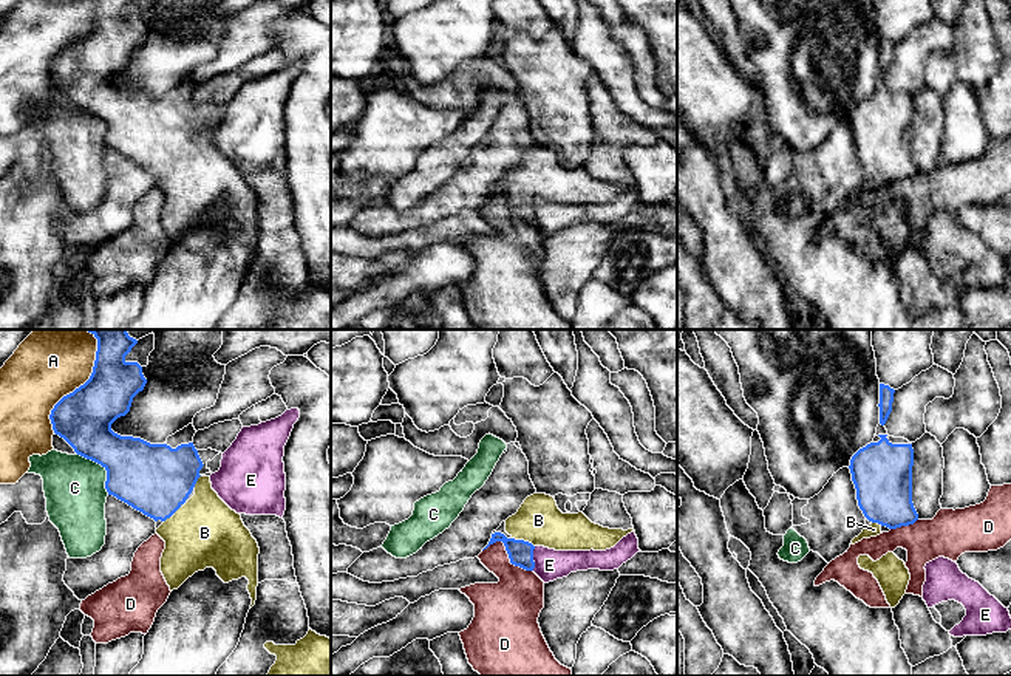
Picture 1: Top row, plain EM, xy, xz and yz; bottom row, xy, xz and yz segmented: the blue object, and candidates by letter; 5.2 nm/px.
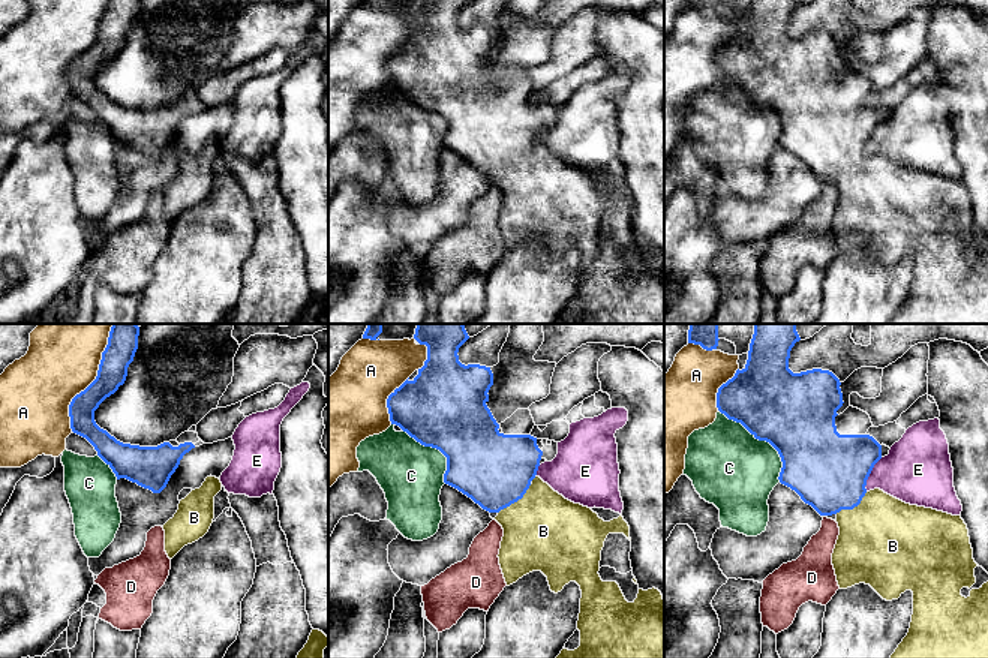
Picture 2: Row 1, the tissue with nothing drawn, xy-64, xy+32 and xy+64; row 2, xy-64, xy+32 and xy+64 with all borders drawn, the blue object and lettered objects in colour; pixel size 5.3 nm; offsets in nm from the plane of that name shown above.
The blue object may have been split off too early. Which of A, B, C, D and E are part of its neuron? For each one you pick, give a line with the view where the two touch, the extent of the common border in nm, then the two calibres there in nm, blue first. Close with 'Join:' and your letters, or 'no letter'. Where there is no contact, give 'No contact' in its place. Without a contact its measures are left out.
B: Touches blue in xz. Shared border 130 nm. Thickness 130 nm (blue) against 240 nm
Join: B

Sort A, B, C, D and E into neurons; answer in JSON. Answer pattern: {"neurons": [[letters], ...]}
{"neurons": [["A"], ["B"], ["C"], ["D"], ["E"]]}

